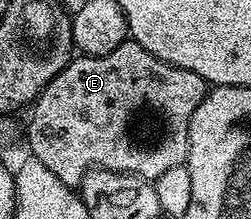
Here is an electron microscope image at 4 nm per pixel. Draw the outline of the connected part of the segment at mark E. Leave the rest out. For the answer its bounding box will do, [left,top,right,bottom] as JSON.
[29,40,208,188]

